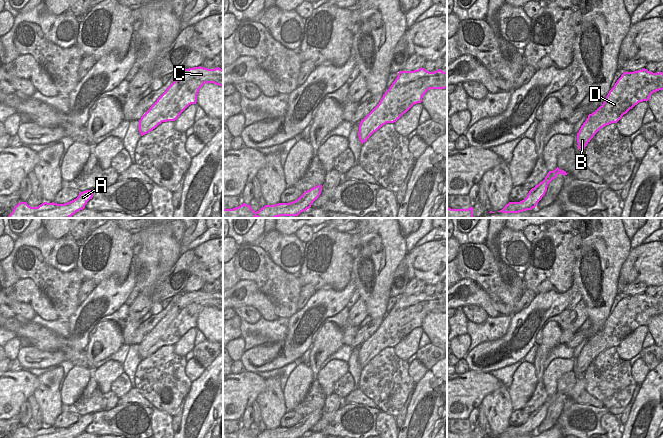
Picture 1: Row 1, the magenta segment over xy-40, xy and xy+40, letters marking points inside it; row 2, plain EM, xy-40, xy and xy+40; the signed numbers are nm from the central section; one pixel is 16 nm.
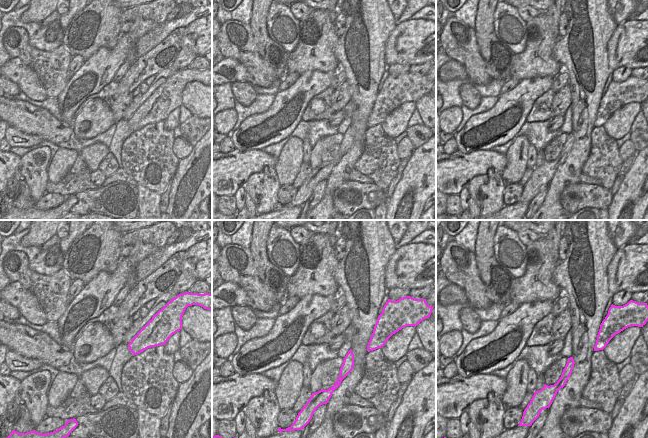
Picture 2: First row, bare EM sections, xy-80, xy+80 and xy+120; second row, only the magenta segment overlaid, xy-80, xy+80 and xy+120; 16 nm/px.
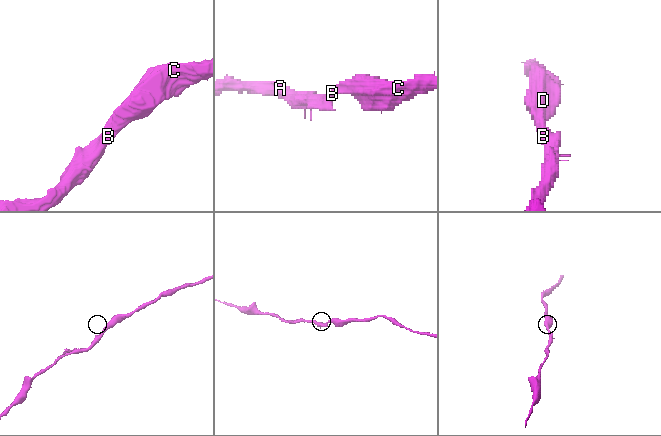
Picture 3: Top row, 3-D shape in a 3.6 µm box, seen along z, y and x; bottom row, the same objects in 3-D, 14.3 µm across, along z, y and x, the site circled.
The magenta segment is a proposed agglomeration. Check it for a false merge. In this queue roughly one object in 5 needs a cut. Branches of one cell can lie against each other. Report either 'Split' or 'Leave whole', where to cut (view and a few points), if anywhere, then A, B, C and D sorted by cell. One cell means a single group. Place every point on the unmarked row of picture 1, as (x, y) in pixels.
Leave whole. No split. Groups: A B C D.

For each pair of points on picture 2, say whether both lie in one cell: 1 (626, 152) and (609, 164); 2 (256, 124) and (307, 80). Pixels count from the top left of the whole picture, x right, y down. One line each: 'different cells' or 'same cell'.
1: different cells
2: same cell

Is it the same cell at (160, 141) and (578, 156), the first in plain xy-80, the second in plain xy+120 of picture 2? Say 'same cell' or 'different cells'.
different cells

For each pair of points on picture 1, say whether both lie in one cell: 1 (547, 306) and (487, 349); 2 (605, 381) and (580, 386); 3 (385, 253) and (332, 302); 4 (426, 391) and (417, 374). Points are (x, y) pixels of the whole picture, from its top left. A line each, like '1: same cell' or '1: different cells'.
1: same cell
2: different cells
3: different cells
4: different cells

